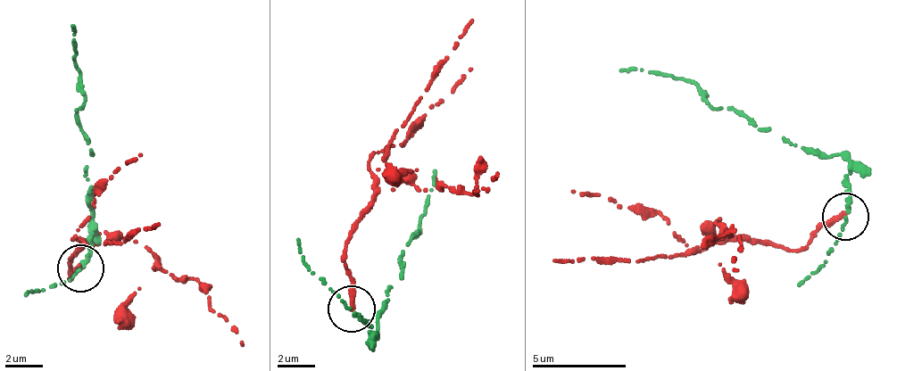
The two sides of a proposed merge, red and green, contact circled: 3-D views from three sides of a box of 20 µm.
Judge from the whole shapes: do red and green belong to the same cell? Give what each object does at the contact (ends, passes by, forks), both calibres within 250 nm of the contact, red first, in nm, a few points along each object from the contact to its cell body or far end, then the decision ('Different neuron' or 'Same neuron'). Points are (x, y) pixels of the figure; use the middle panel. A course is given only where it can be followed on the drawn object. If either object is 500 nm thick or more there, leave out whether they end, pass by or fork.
At the ring red ends. At the ring green ends. Thickness 320 nm (red) against 280 nm. Course of red: (350, 308), (347, 239), (370, 196), (399, 182), (426, 190), (445, 187), (475, 197), (495, 175). Course of green: (350, 308), (377, 333), (378, 310), (403, 268), (401, 255), (416, 234), (435, 169). Different neuron

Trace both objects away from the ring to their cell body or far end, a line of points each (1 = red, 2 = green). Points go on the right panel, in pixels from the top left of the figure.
1: (844, 216), (802, 248), (784, 250), (733, 241), (712, 226), (719, 218), (726, 234), (736, 228), (737, 272)
2: (844, 216), (851, 193), (845, 158), (818, 157), (759, 129), (734, 111), (708, 103), (682, 78), (618, 70)

